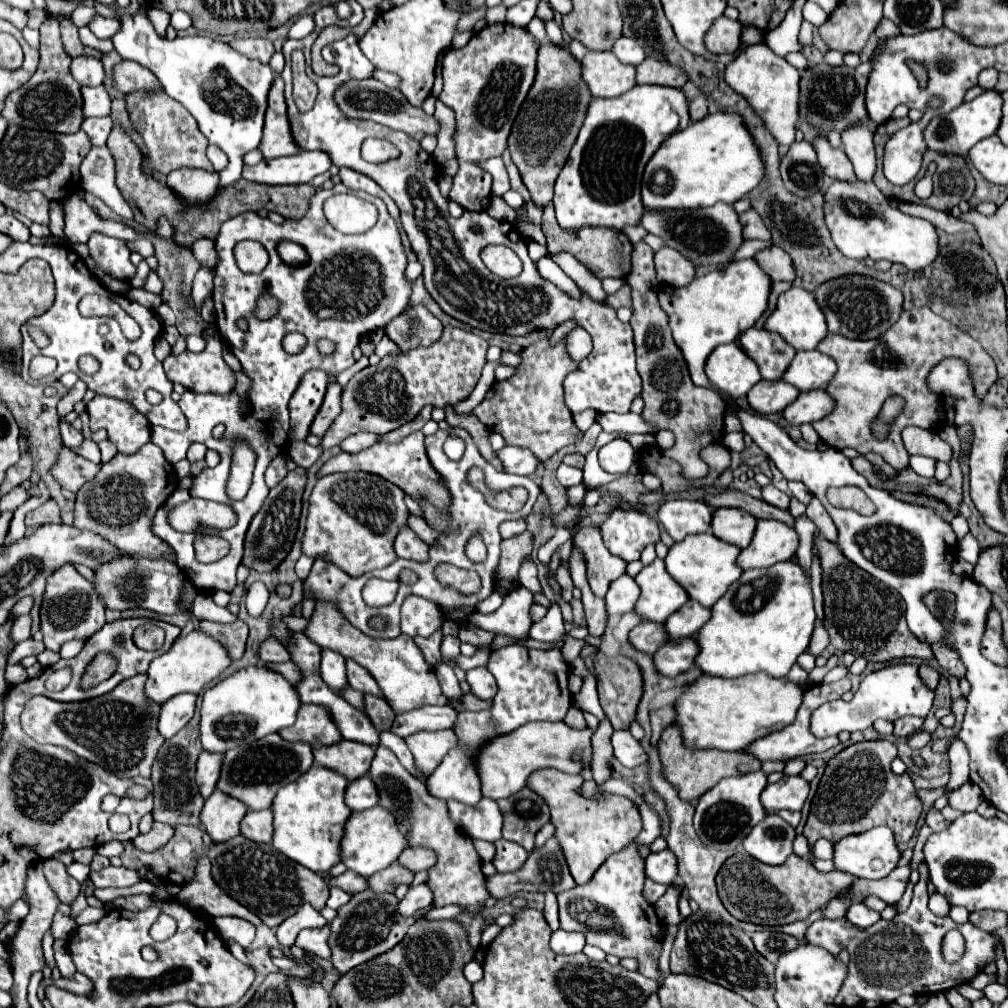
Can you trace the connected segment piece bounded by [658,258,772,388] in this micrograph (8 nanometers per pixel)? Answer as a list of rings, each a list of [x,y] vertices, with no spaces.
[[[754,258],[734,260],[724,268],[694,278],[684,288],[660,286],[658,292],[660,306],[668,314],[674,340],[688,362],[688,370],[696,386],[714,388],[714,384],[710,384],[704,372],[704,364],[710,352],[720,344],[734,342],[742,332],[756,324],[756,320],[764,314],[768,306],[770,288],[772,288],[770,276],[764,274],[764,270],[756,264]]]

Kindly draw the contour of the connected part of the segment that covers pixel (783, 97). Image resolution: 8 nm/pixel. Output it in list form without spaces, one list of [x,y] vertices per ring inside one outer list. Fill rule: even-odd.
[[[764,42],[742,46],[738,56],[726,66],[726,84],[740,92],[758,116],[766,122],[778,144],[790,146],[796,136],[798,124],[798,94],[800,94],[800,72],[784,58],[776,56]]]

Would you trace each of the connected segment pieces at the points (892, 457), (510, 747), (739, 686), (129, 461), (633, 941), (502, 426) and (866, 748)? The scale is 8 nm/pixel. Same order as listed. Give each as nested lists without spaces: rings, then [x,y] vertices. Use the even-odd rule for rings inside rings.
[[[912,308],[902,312],[900,320],[880,338],[876,340],[850,340],[840,334],[828,334],[820,344],[818,350],[832,356],[838,364],[838,372],[828,384],[826,392],[836,400],[836,408],[830,416],[814,422],[814,428],[824,444],[842,450],[854,448],[860,454],[876,452],[880,454],[896,474],[908,468],[908,452],[902,444],[900,432],[906,426],[918,426],[926,430],[940,428],[940,396],[932,394],[926,384],[928,372],[944,358],[960,358],[968,364],[972,372],[972,384],[980,398],[984,398],[990,386],[996,382],[996,364],[984,352],[984,348],[966,332],[950,324],[948,320],[934,314],[930,308]],[[890,396],[902,396],[904,408],[898,414],[888,430],[886,438],[872,436],[872,424],[878,418],[884,402]]]
[[[530,722],[522,728],[498,736],[492,744],[480,748],[476,756],[476,766],[482,780],[482,794],[494,800],[508,798],[528,784],[528,776],[540,768],[556,768],[568,774],[580,774],[586,766],[592,766],[592,730],[576,730],[564,722]]]
[[[834,655],[824,667],[815,667],[804,684],[794,684],[788,678],[772,678],[766,676],[766,672],[740,678],[700,676],[676,700],[676,724],[682,726],[684,744],[688,748],[716,748],[724,752],[736,752],[744,750],[762,736],[790,726],[802,704],[806,688],[822,682],[826,672],[838,666],[838,660],[838,656]]]
[[[152,442],[144,444],[134,454],[116,454],[114,460],[102,464],[102,470],[94,480],[84,484],[76,496],[74,526],[80,530],[92,530],[108,538],[118,548],[148,558],[166,558],[176,562],[176,554],[150,530],[154,512],[164,504],[164,500],[178,488],[178,476],[172,464],[164,458],[158,446]]]
[[[611,778],[602,786],[608,793],[627,796],[636,802],[642,816],[642,832],[628,848],[618,854],[612,854],[592,876],[592,880],[584,886],[576,886],[572,890],[558,894],[560,906],[560,928],[576,930],[586,936],[588,944],[602,948],[606,954],[614,954],[618,958],[636,958],[640,962],[640,972],[652,980],[660,976],[658,972],[658,956],[662,950],[662,922],[658,920],[654,906],[646,902],[642,896],[644,884],[644,862],[638,856],[640,844],[652,844],[660,836],[662,820],[658,812],[648,806],[628,784]],[[630,790],[630,792],[628,792]]]
[[[548,338],[524,348],[522,358],[524,364],[518,368],[520,374],[516,374],[512,380],[496,382],[494,388],[486,394],[486,398],[474,408],[474,414],[490,430],[498,432],[506,440],[506,444],[526,448],[540,462],[544,462],[554,452],[568,444],[574,444],[582,436],[582,432],[572,420],[572,412],[564,404],[562,394],[564,376],[576,370],[578,364],[572,362],[566,354],[564,340],[552,348],[548,344]]]
[[[872,740],[852,744],[828,762],[804,826],[804,836],[810,846],[818,838],[826,838],[836,844],[844,836],[860,834],[876,826],[890,826],[898,844],[906,844],[912,838],[922,814],[922,802],[916,796],[910,776],[896,776],[890,770],[890,762],[894,758],[896,746],[892,742]]]

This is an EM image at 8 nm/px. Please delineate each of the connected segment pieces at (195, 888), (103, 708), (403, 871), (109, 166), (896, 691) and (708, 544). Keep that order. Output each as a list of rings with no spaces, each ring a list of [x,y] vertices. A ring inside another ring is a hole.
[[[204,856],[196,864],[196,874],[190,884],[182,888],[182,892],[176,896],[178,902],[182,902],[186,908],[204,908],[210,916],[238,916],[254,926],[262,924],[256,914],[252,914],[248,908],[232,900],[218,884],[212,880],[210,874],[210,860]]]
[[[136,674],[122,680],[112,692],[86,702],[62,704],[46,696],[34,696],[28,700],[22,712],[22,728],[38,744],[54,744],[68,748],[88,762],[102,764],[108,772],[120,778],[150,776],[152,762],[158,748],[164,744],[156,728],[160,716],[160,704],[152,704],[144,696],[146,674]]]
[[[394,862],[386,870],[376,872],[374,876],[370,876],[368,878],[368,886],[374,892],[394,892],[394,888],[398,884],[402,884],[402,882],[404,884],[412,884],[412,880],[414,880],[414,872],[410,872],[408,868],[404,868],[398,862]]]
[[[94,146],[86,154],[86,158],[80,166],[80,174],[82,174],[82,188],[86,192],[90,192],[96,198],[100,198],[102,202],[106,202],[122,218],[132,220],[130,206],[126,204],[126,200],[120,196],[120,192],[116,188],[114,158],[106,146]]]
[[[892,664],[882,670],[876,670],[868,674],[860,688],[854,694],[852,702],[844,700],[834,700],[824,706],[820,706],[812,714],[812,732],[816,736],[836,736],[838,732],[856,732],[856,730],[866,730],[872,726],[874,720],[884,718],[884,720],[898,720],[902,716],[920,716],[926,718],[934,702],[934,690],[930,690],[920,674],[916,664]]]
[[[704,532],[704,534],[692,534],[684,538],[682,542],[676,542],[670,548],[664,562],[666,562],[666,570],[670,572],[670,576],[686,588],[688,596],[704,604],[706,608],[710,608],[712,604],[716,604],[720,596],[724,596],[728,586],[736,578],[740,578],[742,570],[736,564],[738,554],[740,554],[740,548],[736,548],[734,544],[726,544],[724,540],[716,538],[712,532]]]

